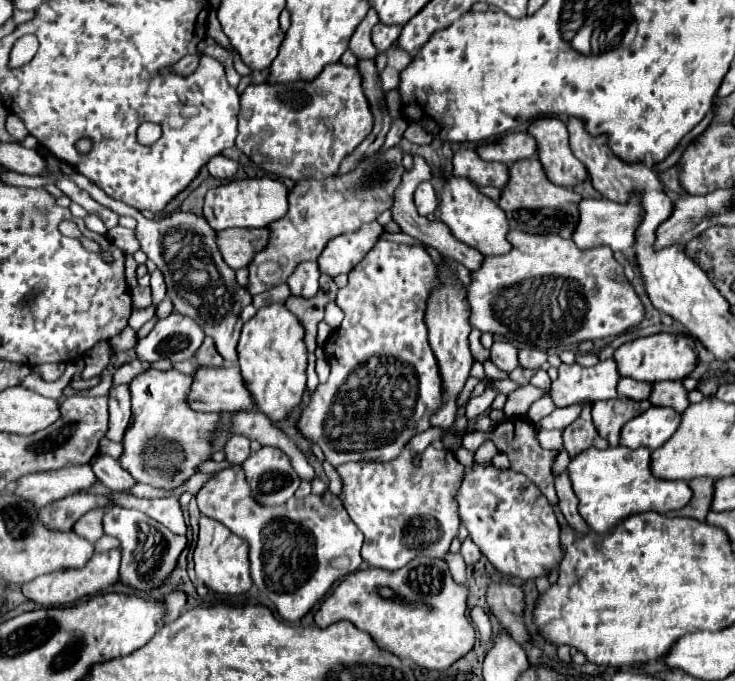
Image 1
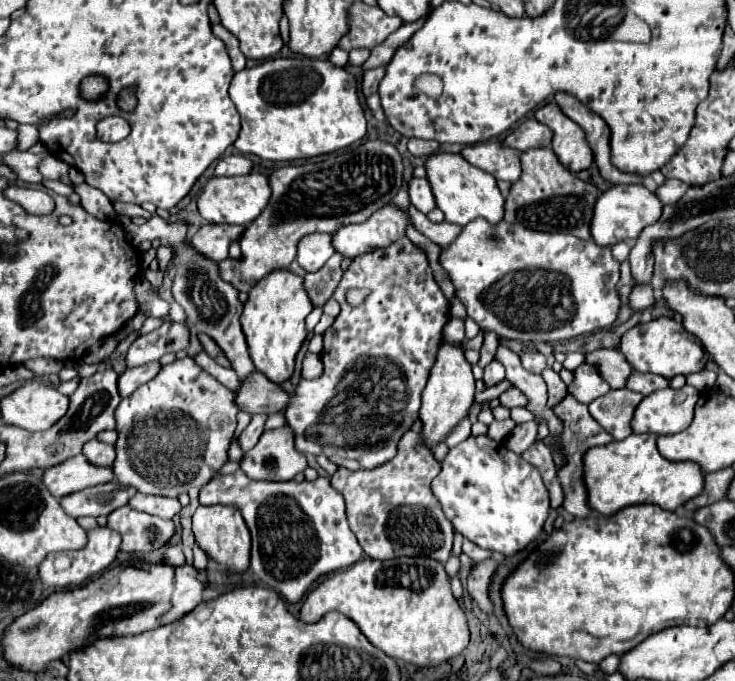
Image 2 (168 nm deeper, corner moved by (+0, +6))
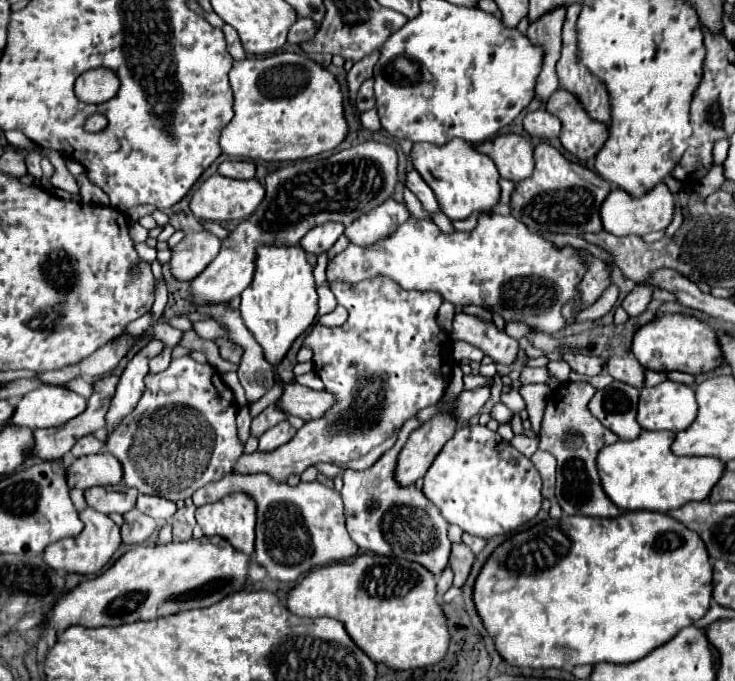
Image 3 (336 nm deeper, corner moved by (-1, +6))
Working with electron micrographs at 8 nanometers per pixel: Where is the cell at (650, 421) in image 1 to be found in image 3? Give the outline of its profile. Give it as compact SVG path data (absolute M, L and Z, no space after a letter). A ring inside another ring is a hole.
M665 380L653 388L641 388L637 422L645 430L681 432L697 416L695 392L679 382Z

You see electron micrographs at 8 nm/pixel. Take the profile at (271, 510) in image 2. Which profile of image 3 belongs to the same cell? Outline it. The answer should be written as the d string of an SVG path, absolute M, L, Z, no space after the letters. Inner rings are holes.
M227 474L219 482L211 482L211 486L197 490L193 494L193 504L211 504L235 490L251 494L257 502L255 558L259 566L267 568L273 580L293 584L317 566L345 562L357 554L357 546L347 532L344 505L339 492L319 482L301 482L299 486L289 486L287 482L271 480L267 474Z

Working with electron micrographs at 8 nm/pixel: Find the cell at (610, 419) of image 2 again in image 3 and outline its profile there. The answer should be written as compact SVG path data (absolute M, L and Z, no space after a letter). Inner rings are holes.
M613 382L603 390L597 390L589 402L591 414L621 440L633 440L641 434L637 424L637 400L639 390L623 382Z

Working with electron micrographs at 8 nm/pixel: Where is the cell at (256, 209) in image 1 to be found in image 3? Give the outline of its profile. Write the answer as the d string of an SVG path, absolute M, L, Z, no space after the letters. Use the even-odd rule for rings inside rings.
M213 174L195 190L195 194L189 202L189 208L197 218L203 218L203 220L213 220L213 222L241 220L255 212L255 208L263 200L263 196L265 196L265 188L257 180L233 180L233 178L225 178L221 174Z

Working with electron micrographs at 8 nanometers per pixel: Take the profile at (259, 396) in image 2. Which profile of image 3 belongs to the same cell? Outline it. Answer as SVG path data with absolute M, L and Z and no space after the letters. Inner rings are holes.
M285 384L285 392L279 398L279 406L291 416L299 416L303 420L315 420L321 418L331 406L335 404L335 396L327 390L317 392L311 388L305 388L301 384Z

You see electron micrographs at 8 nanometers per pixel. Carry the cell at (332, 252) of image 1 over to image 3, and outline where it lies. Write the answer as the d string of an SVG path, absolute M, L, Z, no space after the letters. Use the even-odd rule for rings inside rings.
M395 200L383 202L383 206L377 206L371 210L371 214L363 214L359 222L353 222L345 228L345 236L357 244L357 246L369 246L381 238L387 238L409 218L409 210L405 204L399 204Z

